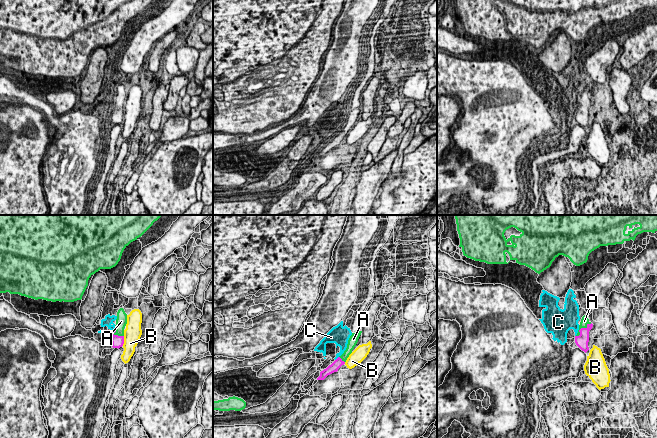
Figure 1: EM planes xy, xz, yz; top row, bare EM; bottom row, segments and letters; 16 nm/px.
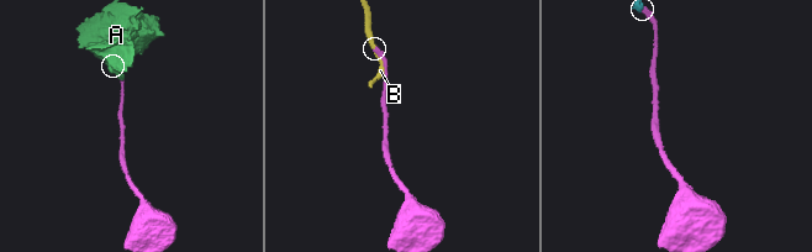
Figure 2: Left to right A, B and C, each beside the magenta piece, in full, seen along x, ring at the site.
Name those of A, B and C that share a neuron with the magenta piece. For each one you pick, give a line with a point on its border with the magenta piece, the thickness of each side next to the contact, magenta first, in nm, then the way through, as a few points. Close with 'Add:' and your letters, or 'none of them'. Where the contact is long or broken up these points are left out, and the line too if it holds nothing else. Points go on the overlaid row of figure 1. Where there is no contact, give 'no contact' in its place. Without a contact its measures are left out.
C: contact xz (337, 358); calibres 140 and 140 nm; way xz (334, 367), (337, 363), (337, 358), (341, 352), (341, 343)
Add: C

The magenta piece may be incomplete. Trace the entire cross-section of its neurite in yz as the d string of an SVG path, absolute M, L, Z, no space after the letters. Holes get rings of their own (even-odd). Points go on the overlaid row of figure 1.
M587 324L586 328L581 328L579 330L580 335L575 336L576 345L585 353L589 350L588 342L589 342L589 331L592 329L593 324Z

